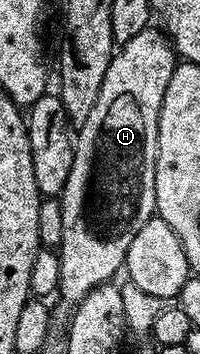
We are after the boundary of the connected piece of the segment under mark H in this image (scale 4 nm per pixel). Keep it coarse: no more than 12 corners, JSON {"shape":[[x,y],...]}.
{"shape":[[160,27],[113,53],[59,201],[68,321],[157,211]]}

